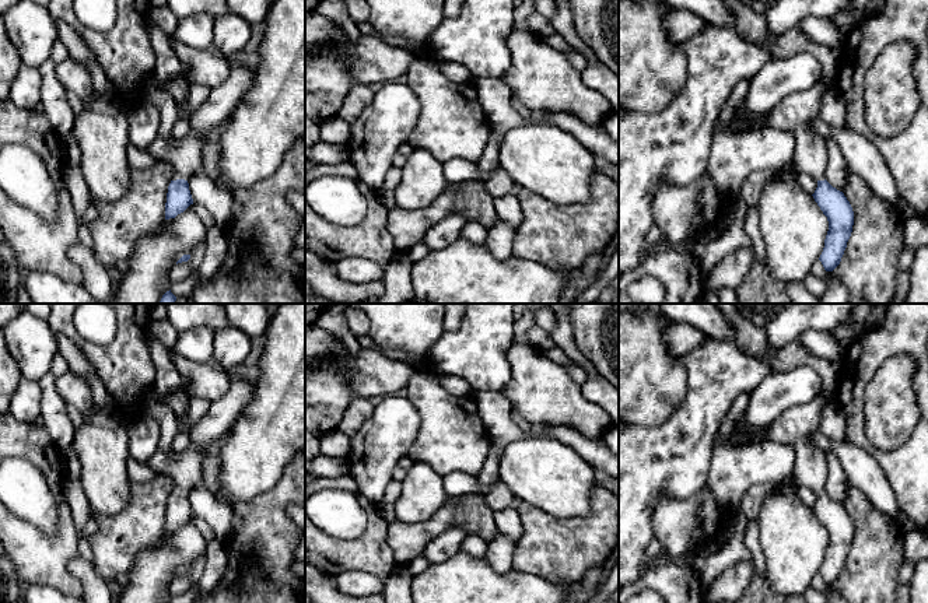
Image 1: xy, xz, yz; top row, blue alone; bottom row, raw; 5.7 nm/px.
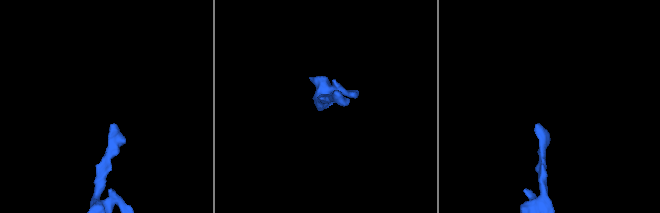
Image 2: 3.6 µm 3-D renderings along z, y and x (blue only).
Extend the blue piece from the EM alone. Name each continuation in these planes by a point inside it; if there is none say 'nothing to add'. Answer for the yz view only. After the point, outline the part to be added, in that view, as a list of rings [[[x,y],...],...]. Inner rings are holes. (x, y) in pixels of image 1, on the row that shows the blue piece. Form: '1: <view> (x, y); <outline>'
1: yz (794, 114); [[[820,80],[808,91],[785,97],[759,127],[791,132],[795,137],[792,161],[796,172],[805,172],[816,180],[826,179],[826,139],[810,129],[810,122],[820,118],[822,97],[830,85]]]

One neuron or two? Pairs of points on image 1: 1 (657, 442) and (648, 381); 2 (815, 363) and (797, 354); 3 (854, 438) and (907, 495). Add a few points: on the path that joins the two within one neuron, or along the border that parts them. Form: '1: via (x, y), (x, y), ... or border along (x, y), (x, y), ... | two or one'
1: border along (679, 405), (661, 424), (633, 424) | two
2: via (811, 361), (801, 357) | one
3: via (871, 449), (903, 479) | one

